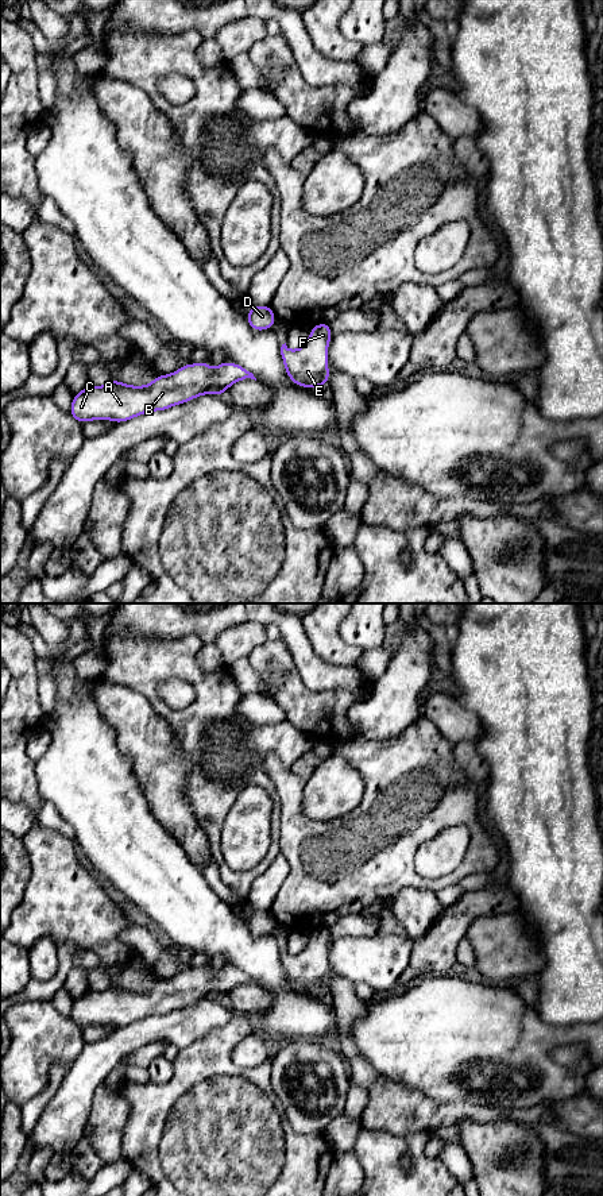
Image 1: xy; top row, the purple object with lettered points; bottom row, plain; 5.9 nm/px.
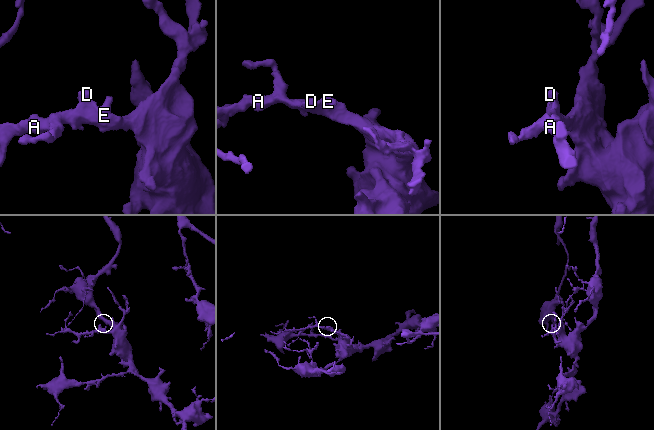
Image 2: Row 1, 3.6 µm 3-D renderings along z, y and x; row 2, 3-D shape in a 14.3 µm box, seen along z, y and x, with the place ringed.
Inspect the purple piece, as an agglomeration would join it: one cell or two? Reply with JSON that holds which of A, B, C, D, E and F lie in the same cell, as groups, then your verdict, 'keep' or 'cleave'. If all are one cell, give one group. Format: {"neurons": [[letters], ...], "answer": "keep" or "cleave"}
{"neurons": [["A", "B", "C", "D", "E", "F"]], "answer": "keep"}

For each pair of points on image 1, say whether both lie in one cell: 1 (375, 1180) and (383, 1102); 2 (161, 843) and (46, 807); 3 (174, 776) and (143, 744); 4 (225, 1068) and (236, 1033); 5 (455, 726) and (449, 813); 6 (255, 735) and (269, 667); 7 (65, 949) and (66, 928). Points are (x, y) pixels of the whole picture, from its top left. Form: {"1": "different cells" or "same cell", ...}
{"1": "different cells", "2": "different cells", "3": "same cell", "4": "same cell", "5": "different cells", "6": "different cells", "7": "different cells"}

